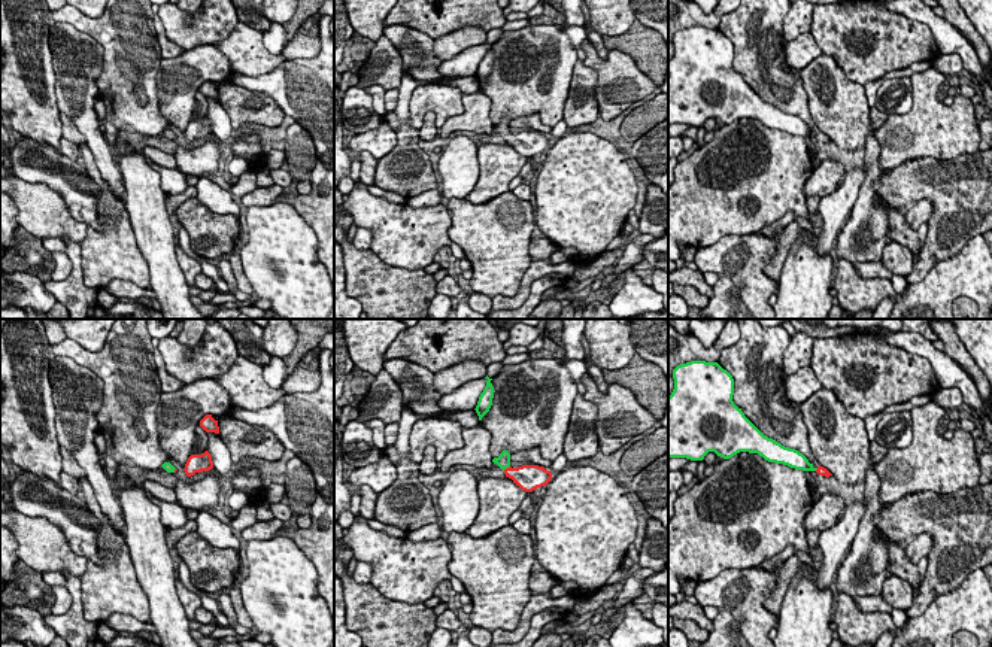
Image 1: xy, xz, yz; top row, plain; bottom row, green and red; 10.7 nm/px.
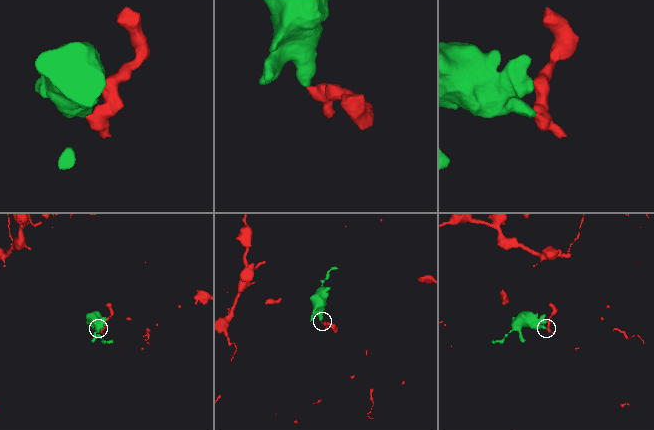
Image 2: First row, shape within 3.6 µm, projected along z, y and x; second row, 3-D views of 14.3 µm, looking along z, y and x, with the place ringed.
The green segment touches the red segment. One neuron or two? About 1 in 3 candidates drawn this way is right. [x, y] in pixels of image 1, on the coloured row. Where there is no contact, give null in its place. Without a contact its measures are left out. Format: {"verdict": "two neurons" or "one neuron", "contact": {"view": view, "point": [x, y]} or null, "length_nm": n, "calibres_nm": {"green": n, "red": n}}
{"verdict": "one neuron", "contact": {"view": "xz", "point": [506, 467]}, "length_nm": 100, "calibres_nm": {"green": 160, "red": 260}}

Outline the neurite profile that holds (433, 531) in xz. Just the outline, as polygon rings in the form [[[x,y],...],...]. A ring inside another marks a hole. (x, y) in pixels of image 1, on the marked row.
[[[436,522],[409,532],[406,538],[419,543],[419,541],[437,540],[442,537],[442,532],[443,532],[442,525]]]

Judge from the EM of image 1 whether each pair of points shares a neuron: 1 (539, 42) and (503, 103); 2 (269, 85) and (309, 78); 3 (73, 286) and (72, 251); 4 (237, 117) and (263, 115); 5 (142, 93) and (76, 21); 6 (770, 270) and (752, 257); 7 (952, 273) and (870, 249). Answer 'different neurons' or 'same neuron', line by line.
1: same neuron
2: same neuron
3: same neuron
4: same neuron
5: same neuron
6: different neurons
7: different neurons

